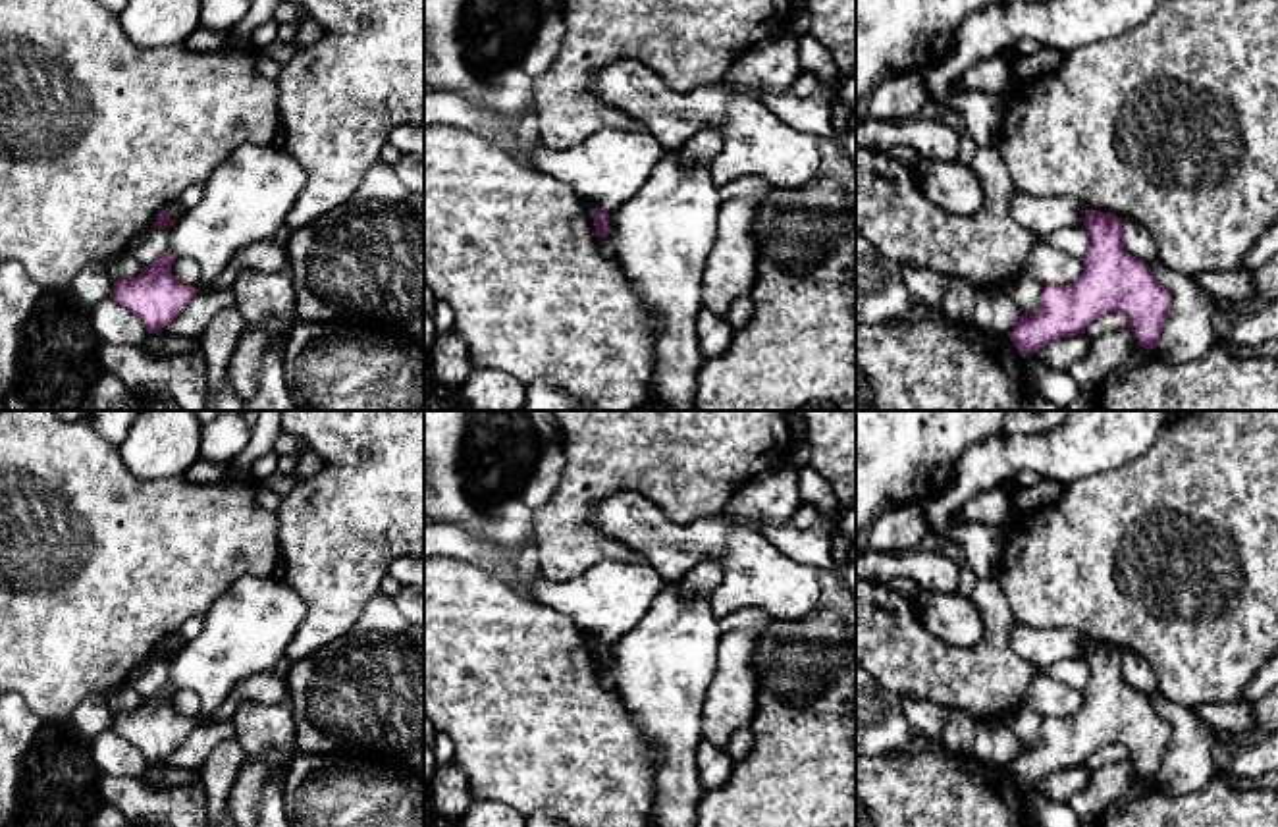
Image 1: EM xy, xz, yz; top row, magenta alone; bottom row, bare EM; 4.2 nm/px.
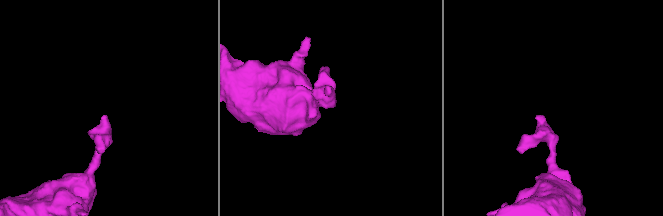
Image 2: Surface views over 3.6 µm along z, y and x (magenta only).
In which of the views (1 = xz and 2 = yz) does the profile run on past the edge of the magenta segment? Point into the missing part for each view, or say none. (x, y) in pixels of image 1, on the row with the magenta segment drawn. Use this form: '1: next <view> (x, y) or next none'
1: next none
2: next none

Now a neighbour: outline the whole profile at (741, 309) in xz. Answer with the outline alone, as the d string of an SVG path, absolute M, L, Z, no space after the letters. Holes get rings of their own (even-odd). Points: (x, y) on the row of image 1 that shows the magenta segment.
M750 295L738 297L731 303L727 310L727 320L732 326L734 332L742 330L748 320L752 318L754 305Z

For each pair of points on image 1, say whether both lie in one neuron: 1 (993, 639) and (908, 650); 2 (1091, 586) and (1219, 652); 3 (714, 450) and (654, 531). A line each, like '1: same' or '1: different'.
1: same
2: same
3: different

